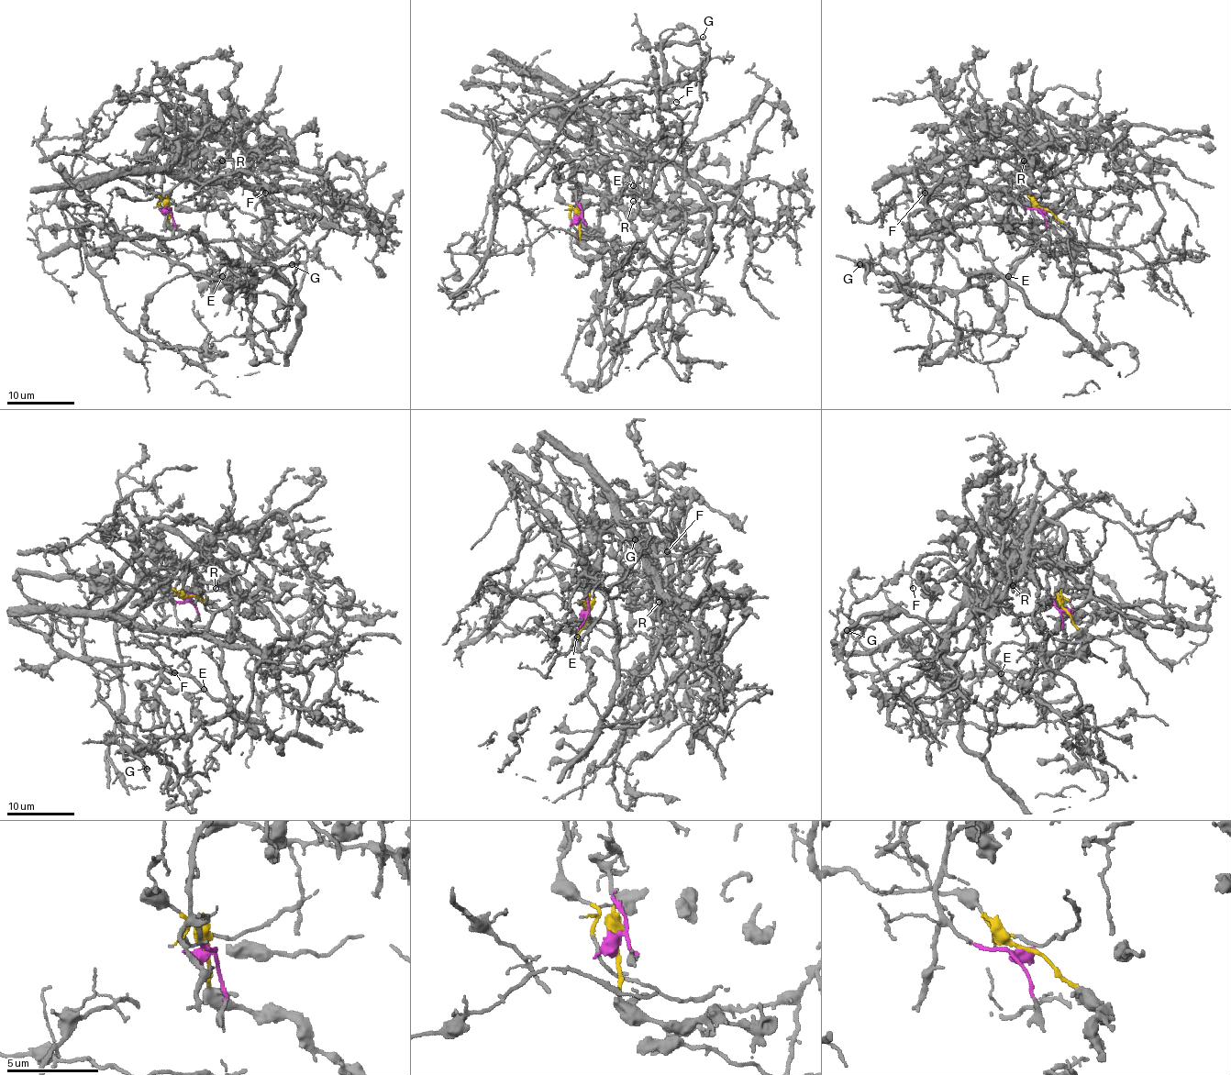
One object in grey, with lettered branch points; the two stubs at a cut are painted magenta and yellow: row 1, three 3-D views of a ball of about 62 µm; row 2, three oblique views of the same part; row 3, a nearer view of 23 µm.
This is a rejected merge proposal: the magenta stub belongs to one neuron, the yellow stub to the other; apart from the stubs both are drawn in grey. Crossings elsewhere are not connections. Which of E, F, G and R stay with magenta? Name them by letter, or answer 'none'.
F, R

